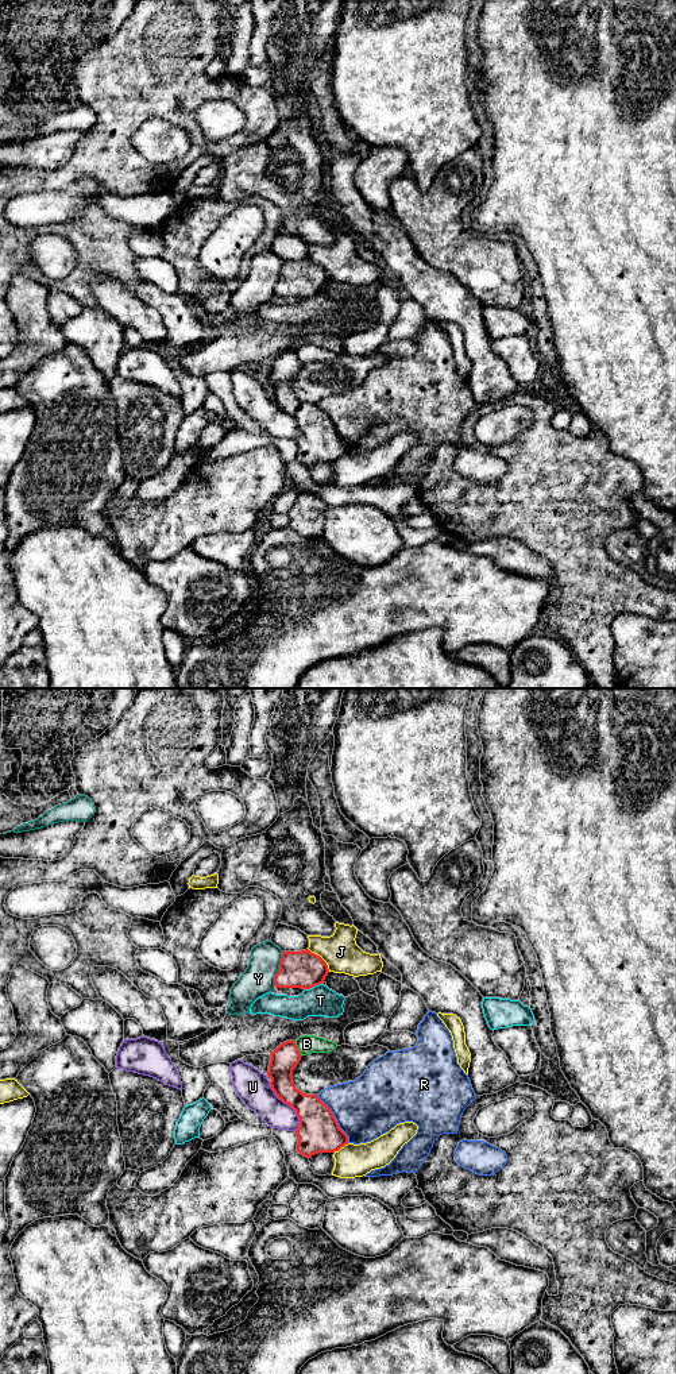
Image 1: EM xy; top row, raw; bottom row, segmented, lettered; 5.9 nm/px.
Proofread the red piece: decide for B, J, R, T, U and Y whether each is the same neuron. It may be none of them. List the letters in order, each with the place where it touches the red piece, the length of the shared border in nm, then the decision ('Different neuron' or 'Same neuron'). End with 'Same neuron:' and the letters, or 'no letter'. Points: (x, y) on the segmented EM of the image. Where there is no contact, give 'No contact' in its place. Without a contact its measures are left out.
B: Touches red at xy (297, 1049). Shared border 100 nm. Different neuron
J: Touches red at xy (321, 958). Shared border 190 nm. Different neuron
R: Touches red at xy (335, 1119). Shared border 340 nm. Different neuron
T: Touches red at xy (313, 985). Shared border 110 nm. Different neuron
U: Touches red at xy (289, 1104). Shared border 340 nm. Different neuron
Y: Touches red at xy (279, 968). Shared border 220 nm. Different neuron
Same neuron: no letter

